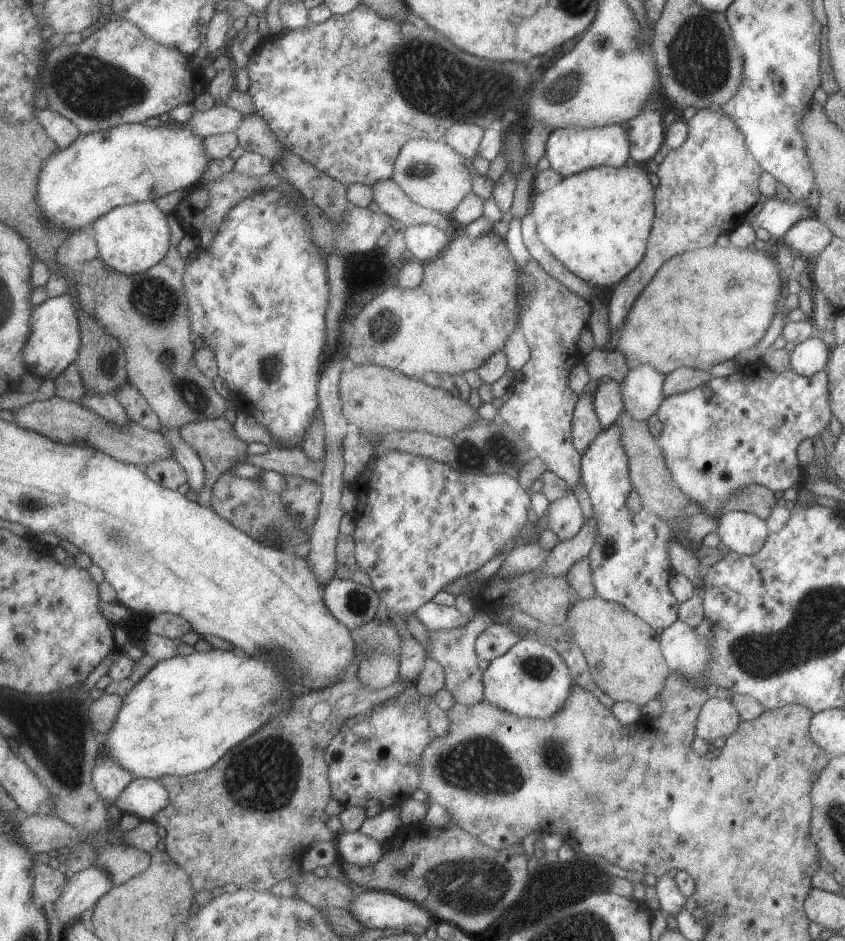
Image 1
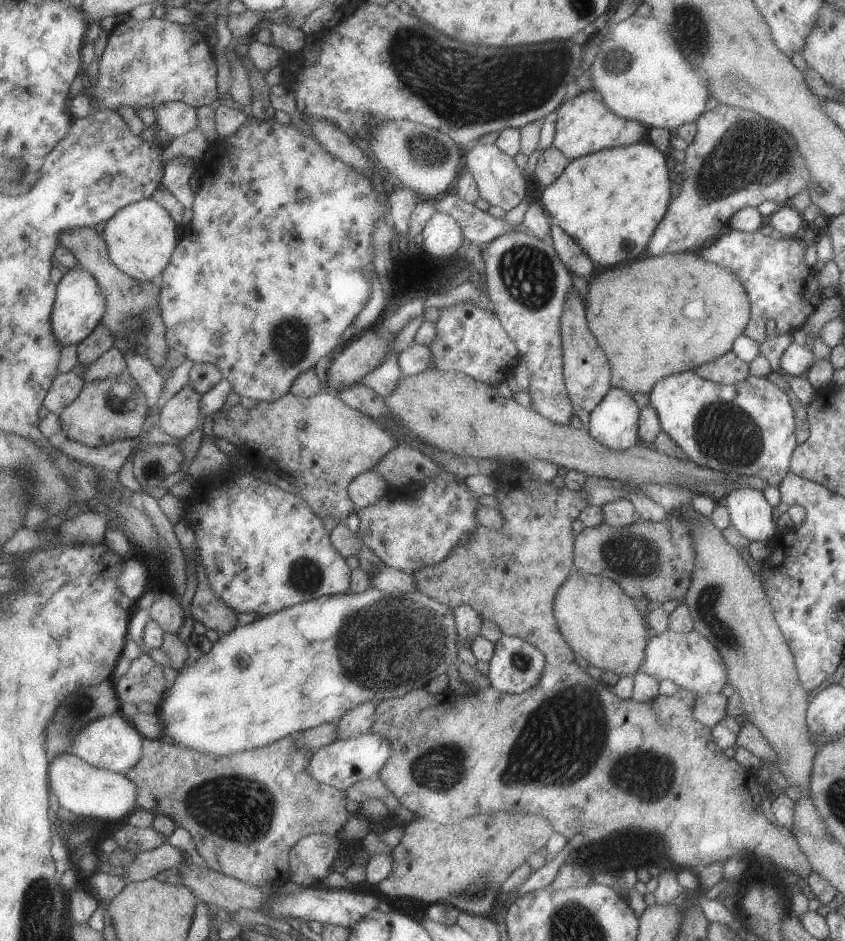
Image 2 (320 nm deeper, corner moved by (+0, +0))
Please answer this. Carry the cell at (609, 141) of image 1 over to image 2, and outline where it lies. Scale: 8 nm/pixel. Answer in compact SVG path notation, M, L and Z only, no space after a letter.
M591 89L563 102L555 112L557 112L557 120L554 121L552 146L559 150L568 161L605 148L611 149L635 144L635 142L643 140L643 134L645 134L645 128L639 122L625 120L625 118L619 118L613 112L609 112L607 106L601 102L601 96L595 94L595 90Z

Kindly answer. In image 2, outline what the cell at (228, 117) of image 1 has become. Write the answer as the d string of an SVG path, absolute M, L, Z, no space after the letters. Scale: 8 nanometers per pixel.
M183 101L161 103L153 108L157 129L171 141L199 126L198 109Z

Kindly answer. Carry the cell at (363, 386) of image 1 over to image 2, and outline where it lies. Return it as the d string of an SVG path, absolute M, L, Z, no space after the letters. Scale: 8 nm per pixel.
M429 369L419 375L402 375L395 389L391 394L385 396L388 408L395 414L399 422L403 422L417 438L421 438L424 443L431 447L436 447L448 454L454 453L457 456L472 456L475 458L506 458L525 463L529 460L545 460L557 467L566 468L567 471L573 470L598 478L609 478L619 480L619 482L631 482L635 486L639 484L679 484L685 488L691 488L695 495L709 494L716 503L722 503L723 499L735 490L737 486L729 480L729 474L702 468L693 462L677 460L671 456L666 456L653 450L648 444L638 442L633 448L627 450L609 450L595 442L586 430L576 430L570 425L555 424L543 418L538 412L529 407L523 407L513 399L500 398L495 388L489 387L486 383L481 383L471 377L461 374L461 372L443 371Z

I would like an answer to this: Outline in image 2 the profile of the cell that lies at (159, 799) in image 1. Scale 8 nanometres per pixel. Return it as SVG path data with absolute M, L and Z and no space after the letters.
M61 754L50 764L50 791L57 797L60 806L77 816L97 819L107 822L119 822L129 817L138 807L139 788L130 780L127 774L111 772L111 770L99 769L91 766L89 762L82 760L75 754Z

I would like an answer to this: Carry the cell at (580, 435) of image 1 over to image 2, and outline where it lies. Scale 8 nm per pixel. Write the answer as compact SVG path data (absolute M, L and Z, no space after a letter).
M575 290L565 298L561 314L561 345L563 348L562 374L567 396L573 406L579 406L588 413L603 399L611 388L610 367L604 352L585 324L583 300Z

